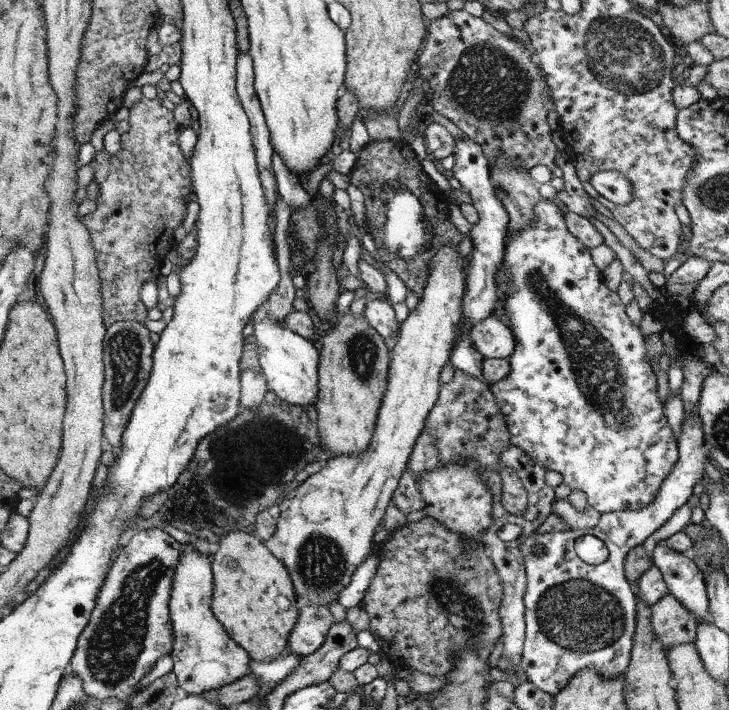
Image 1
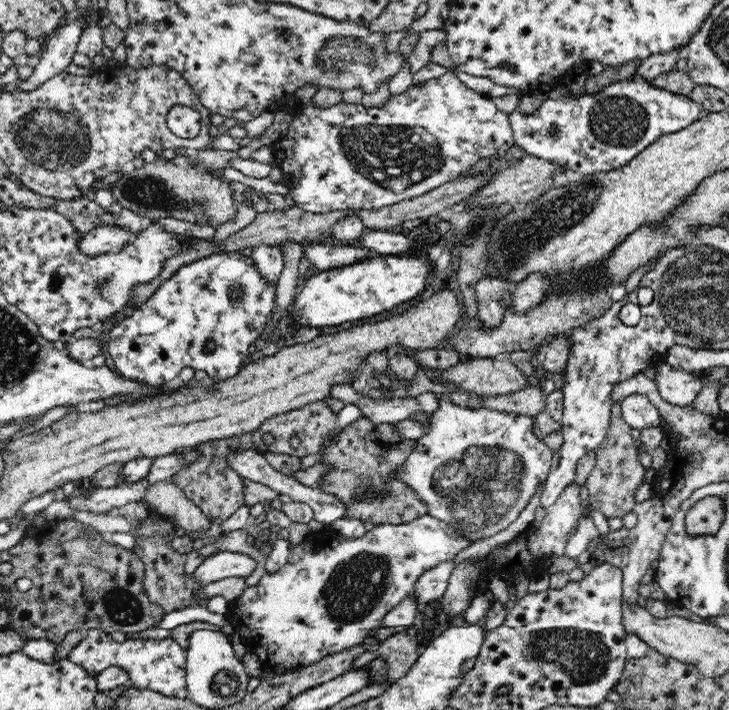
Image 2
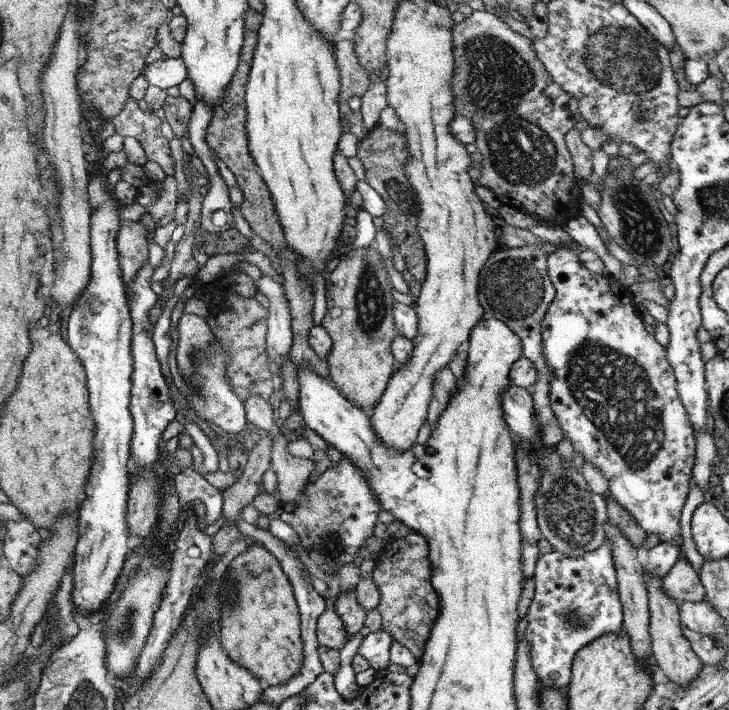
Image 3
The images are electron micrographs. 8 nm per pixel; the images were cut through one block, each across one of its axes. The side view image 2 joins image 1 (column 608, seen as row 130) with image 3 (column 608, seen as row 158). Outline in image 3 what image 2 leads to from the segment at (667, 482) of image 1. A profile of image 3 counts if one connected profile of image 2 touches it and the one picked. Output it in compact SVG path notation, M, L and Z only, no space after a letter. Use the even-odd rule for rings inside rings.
M603 538L603 544L599 544L599 548L583 556L565 556L557 550L539 556L535 562L532 580L535 592L533 592L533 598L525 616L527 625L523 632L525 642L529 644L529 662L540 686L563 690L570 682L570 665L579 648L583 648L585 644L593 642L599 636L617 634L621 632L623 626L623 608L619 600L619 592L617 592L611 542Z

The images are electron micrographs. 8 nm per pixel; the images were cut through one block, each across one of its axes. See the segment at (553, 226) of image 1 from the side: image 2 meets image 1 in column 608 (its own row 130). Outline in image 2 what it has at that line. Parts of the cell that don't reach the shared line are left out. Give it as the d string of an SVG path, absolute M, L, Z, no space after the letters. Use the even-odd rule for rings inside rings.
M450 71L435 79L427 80L420 86L408 88L400 96L391 96L390 100L382 107L365 108L362 104L347 106L341 103L332 106L332 108L314 108L314 106L309 104L293 111L296 113L296 117L290 124L290 132L282 140L276 141L271 145L272 153L274 153L275 160L283 171L284 184L289 189L290 197L294 200L295 205L302 210L315 212L316 214L324 214L332 212L332 210L344 210L344 208L382 208L382 206L390 206L390 204L396 204L396 202L401 200L426 194L429 190L434 190L434 188L438 188L442 184L460 178L466 171L469 172L472 167L480 164L480 162L484 162L484 160L491 161L504 156L506 152L515 146L509 116L504 112L499 112L491 99L464 85Z

